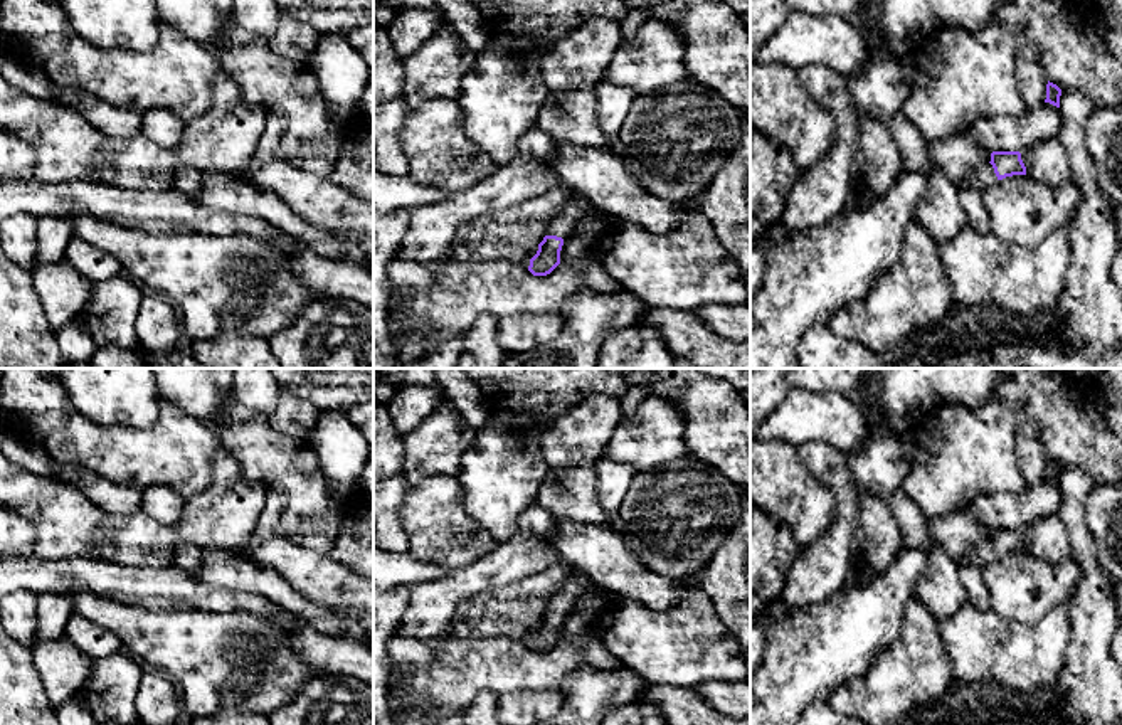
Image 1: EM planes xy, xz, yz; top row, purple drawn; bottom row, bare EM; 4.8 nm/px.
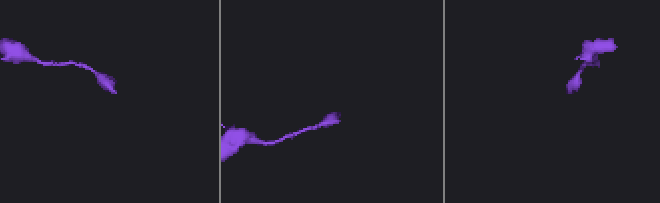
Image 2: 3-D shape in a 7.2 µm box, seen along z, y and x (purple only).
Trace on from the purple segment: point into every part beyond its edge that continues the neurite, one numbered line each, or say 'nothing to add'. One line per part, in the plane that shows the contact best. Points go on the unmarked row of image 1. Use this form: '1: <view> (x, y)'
1: yz (984, 554)

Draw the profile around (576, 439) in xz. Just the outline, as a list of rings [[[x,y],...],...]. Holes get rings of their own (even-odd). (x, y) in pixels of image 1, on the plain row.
[[[592,395],[569,412],[552,419],[540,439],[550,469],[589,469],[602,456],[622,419],[619,399]]]

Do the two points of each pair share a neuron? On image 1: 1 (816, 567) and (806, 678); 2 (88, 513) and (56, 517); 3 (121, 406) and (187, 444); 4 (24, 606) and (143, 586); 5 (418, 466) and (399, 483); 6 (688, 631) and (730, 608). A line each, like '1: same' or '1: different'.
1: different
2: same
3: different
4: different
5: different
6: different

